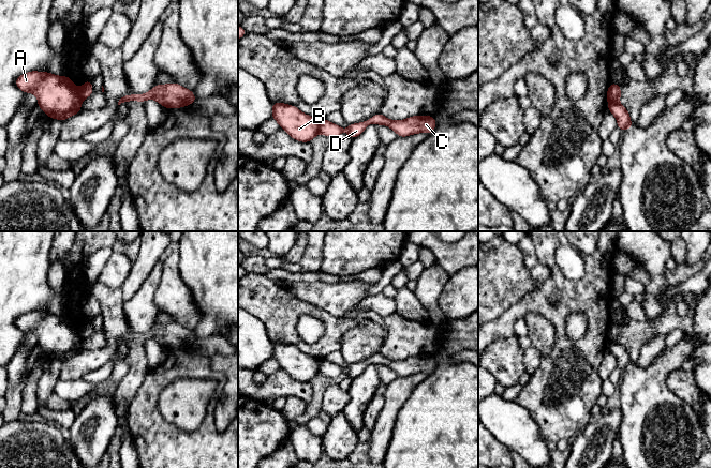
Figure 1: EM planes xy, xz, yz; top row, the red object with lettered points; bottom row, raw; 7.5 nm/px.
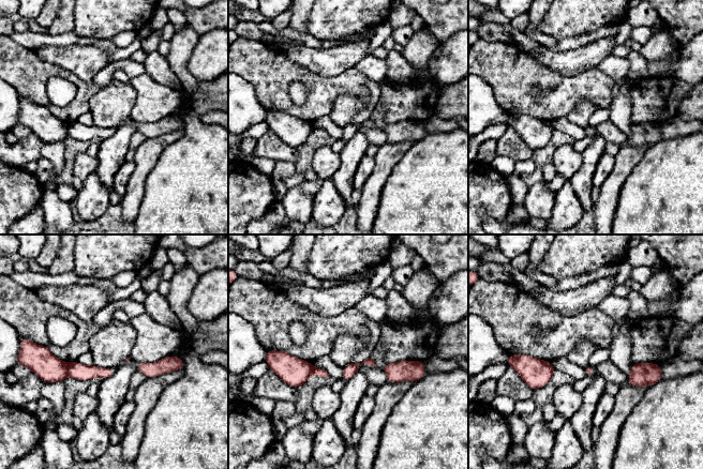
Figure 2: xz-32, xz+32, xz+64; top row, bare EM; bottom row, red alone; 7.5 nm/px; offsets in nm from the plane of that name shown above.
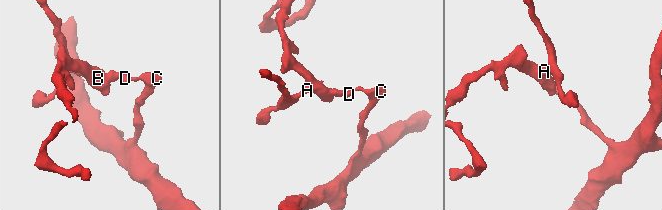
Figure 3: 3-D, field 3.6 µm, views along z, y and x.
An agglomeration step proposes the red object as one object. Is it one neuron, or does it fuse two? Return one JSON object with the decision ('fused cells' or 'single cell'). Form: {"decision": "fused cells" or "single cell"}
{"decision": "fused cells"}

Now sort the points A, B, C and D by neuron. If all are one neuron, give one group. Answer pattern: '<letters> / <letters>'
A B / C D

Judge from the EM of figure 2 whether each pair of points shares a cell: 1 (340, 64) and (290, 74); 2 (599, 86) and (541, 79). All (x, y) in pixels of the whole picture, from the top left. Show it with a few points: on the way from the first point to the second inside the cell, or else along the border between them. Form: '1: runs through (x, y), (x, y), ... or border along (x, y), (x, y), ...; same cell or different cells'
1: border along (287, 58), (323, 76), (334, 76); different cells
2: runs through (585, 86), (561, 86), (555, 82); same cell

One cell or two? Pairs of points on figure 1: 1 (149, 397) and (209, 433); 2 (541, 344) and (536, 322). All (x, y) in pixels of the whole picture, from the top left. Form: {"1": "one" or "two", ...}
{"1": "one", "2": "one"}

